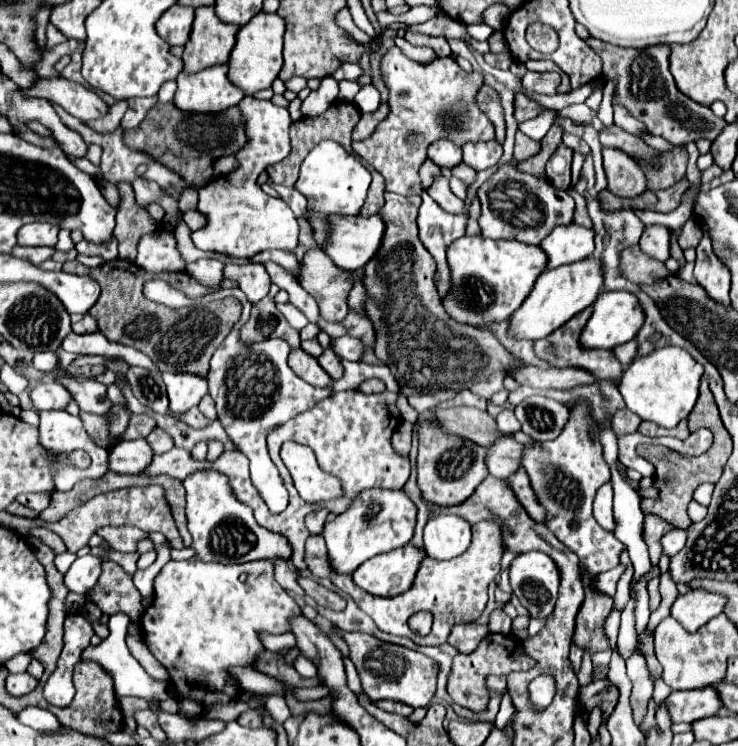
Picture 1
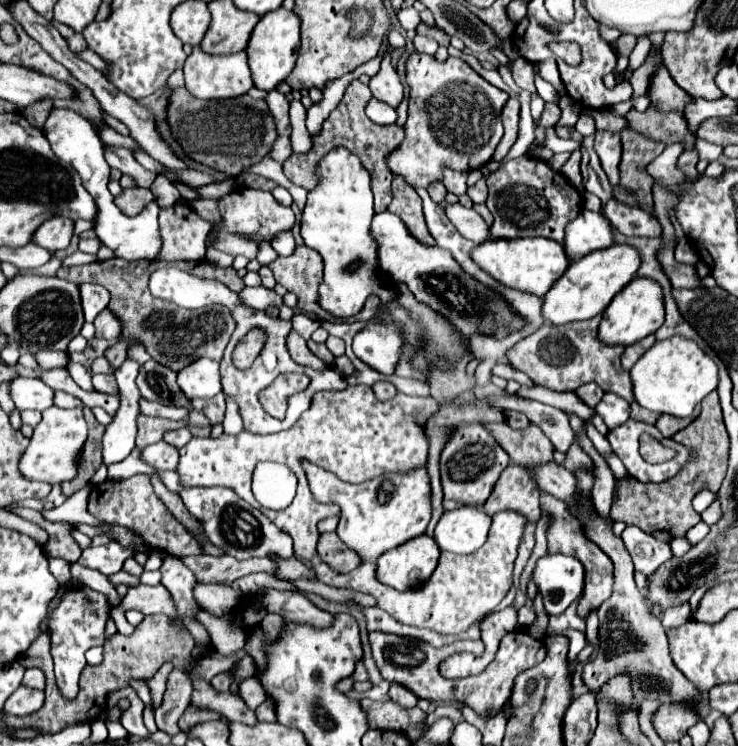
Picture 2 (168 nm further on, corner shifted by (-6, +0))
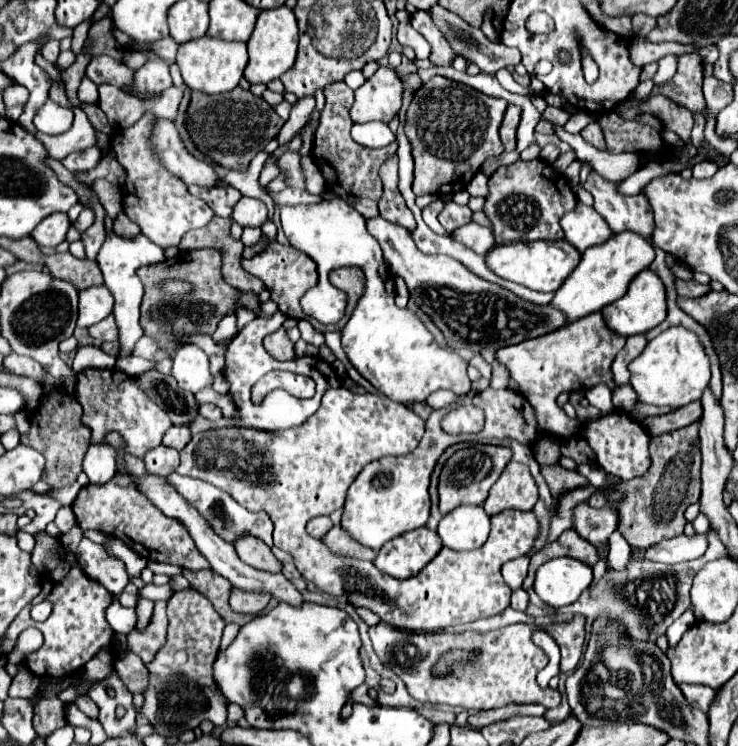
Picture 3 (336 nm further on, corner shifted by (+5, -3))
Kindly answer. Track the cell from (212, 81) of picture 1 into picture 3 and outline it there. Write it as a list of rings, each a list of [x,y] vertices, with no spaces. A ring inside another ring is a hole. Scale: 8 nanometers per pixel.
[[[202,36],[190,42],[184,42],[178,46],[176,64],[180,66],[182,78],[192,90],[202,90],[206,94],[222,94],[230,92],[238,86],[238,80],[242,78],[242,72],[248,64],[246,44],[244,42],[226,42],[210,36]]]

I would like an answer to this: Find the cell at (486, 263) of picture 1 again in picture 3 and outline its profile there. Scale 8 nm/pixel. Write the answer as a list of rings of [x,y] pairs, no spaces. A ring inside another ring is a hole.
[[[536,240],[536,242],[514,242],[496,246],[492,248],[492,252],[488,252],[486,264],[494,274],[512,280],[516,284],[522,284],[538,292],[556,292],[556,288],[560,288],[560,284],[564,284],[564,280],[576,268],[580,256],[582,254],[576,252],[576,248],[568,244],[568,240],[548,240],[548,242]]]

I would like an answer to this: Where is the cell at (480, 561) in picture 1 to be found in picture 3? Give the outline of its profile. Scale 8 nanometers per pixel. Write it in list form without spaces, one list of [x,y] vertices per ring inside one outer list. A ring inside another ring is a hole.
[[[330,388],[324,398],[320,410],[302,422],[296,428],[286,430],[256,430],[256,428],[220,428],[194,434],[192,440],[180,450],[180,466],[178,474],[186,474],[192,478],[200,478],[208,484],[218,486],[228,492],[236,502],[240,502],[248,510],[264,510],[270,514],[274,522],[274,546],[290,552],[294,556],[294,564],[298,572],[314,582],[318,590],[328,592],[332,596],[346,596],[348,602],[356,608],[368,608],[382,618],[382,622],[402,628],[402,630],[442,630],[456,624],[474,622],[478,618],[488,618],[500,614],[510,606],[510,586],[502,580],[500,568],[504,562],[526,556],[540,536],[540,524],[536,514],[522,510],[504,510],[492,516],[492,530],[486,544],[478,550],[456,552],[452,548],[442,548],[438,556],[422,568],[416,576],[406,580],[392,578],[380,572],[372,562],[358,558],[344,558],[330,552],[330,548],[312,536],[306,534],[306,522],[314,516],[332,514],[336,508],[344,506],[346,492],[360,470],[382,456],[402,456],[412,452],[424,434],[424,420],[418,418],[408,406],[396,404],[386,396],[376,394],[356,394],[344,388]]]

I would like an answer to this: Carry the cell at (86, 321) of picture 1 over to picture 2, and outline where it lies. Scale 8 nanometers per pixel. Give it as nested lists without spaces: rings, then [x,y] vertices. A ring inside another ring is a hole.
[[[109,309],[99,313],[99,317],[95,319],[95,339],[117,339],[119,333],[121,333],[119,319]]]

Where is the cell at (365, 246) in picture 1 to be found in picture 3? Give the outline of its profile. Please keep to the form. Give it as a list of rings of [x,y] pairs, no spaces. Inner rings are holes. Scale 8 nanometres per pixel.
[[[376,216],[368,218],[366,226],[368,232],[380,242],[386,266],[396,276],[402,276],[406,280],[412,300],[442,330],[450,348],[470,348],[474,352],[480,352],[486,346],[492,350],[500,350],[504,346],[512,346],[568,326],[564,314],[556,312],[556,308],[552,308],[550,304],[538,306],[520,300],[520,296],[508,292],[506,288],[472,274],[464,264],[450,256],[422,254],[416,248],[412,234],[398,224]]]

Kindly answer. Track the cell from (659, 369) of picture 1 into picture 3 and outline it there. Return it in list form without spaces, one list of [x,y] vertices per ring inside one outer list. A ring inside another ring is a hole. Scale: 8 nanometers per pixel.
[[[672,326],[648,342],[642,356],[630,366],[630,384],[636,390],[640,402],[654,406],[680,408],[694,400],[700,400],[704,388],[710,382],[710,358],[698,336],[682,326]]]

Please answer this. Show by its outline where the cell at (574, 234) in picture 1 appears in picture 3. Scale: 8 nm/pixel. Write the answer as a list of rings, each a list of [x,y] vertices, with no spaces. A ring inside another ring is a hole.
[[[578,204],[572,212],[568,212],[560,224],[566,234],[564,238],[578,252],[584,252],[590,246],[602,244],[612,236],[612,230],[608,228],[606,220],[594,208],[584,204]]]

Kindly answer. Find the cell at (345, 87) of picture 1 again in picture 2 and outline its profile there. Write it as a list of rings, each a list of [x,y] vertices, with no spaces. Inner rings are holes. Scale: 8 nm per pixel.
[[[386,51],[377,75],[371,77],[369,89],[372,96],[389,103],[391,107],[397,107],[403,99],[403,85],[397,79],[397,71],[391,65],[391,55]]]

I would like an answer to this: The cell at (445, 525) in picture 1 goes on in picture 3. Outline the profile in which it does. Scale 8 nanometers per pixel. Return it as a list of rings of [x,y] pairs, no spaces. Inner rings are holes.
[[[458,506],[440,520],[442,544],[454,550],[480,548],[490,532],[490,516],[482,506]]]

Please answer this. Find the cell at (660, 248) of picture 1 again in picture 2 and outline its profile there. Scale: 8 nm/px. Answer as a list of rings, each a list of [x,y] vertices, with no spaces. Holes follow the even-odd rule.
[[[609,199],[607,205],[603,207],[605,217],[627,237],[659,237],[661,235],[661,225],[659,221],[639,209],[637,205],[627,205],[617,199]]]

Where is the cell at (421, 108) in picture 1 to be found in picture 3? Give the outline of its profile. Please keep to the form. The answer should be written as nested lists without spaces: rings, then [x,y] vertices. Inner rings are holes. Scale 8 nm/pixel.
[[[434,76],[416,90],[406,114],[404,132],[410,138],[414,154],[414,194],[454,194],[468,186],[468,180],[480,170],[482,162],[500,156],[504,146],[498,128],[508,102],[490,98],[466,84]]]

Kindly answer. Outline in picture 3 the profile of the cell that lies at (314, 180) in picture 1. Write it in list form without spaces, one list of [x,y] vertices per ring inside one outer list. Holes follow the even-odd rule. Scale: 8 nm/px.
[[[322,200],[320,204],[278,208],[288,242],[318,264],[320,278],[312,292],[332,292],[328,274],[336,268],[358,266],[364,272],[364,294],[342,328],[342,346],[354,368],[374,388],[400,404],[424,402],[440,388],[452,390],[454,394],[470,392],[472,382],[466,374],[468,364],[454,350],[440,348],[418,316],[394,306],[394,278],[384,264],[380,244],[368,234],[366,220],[360,212],[344,200]]]

